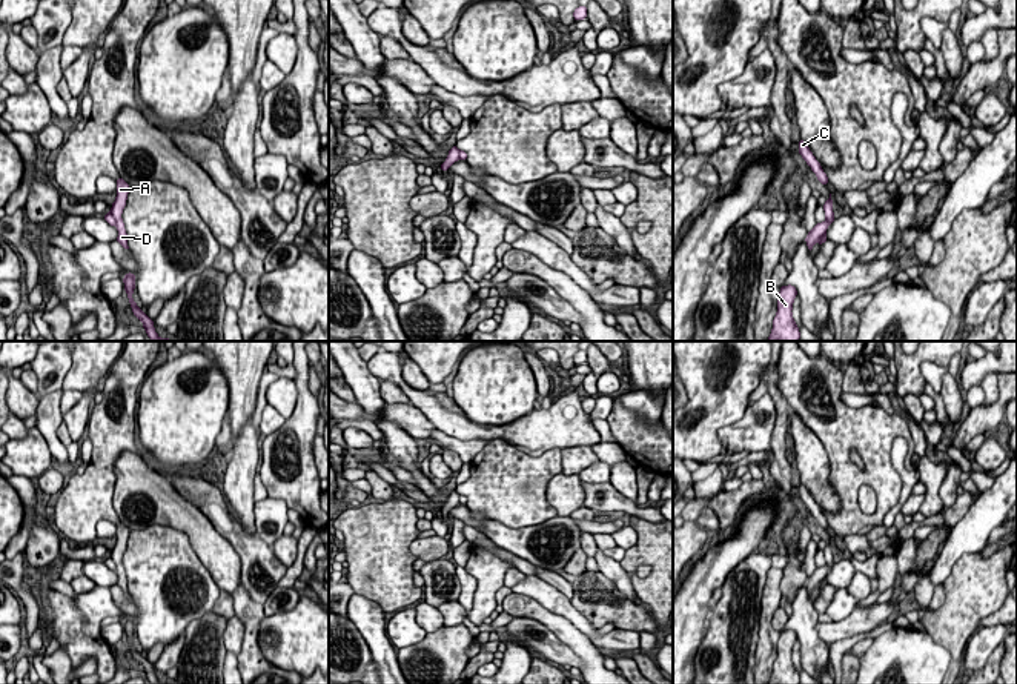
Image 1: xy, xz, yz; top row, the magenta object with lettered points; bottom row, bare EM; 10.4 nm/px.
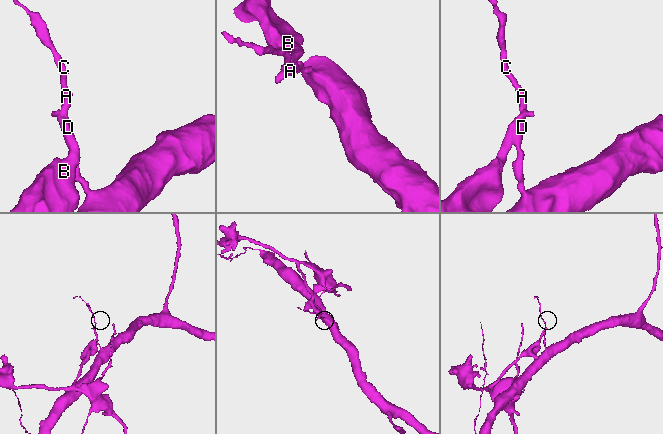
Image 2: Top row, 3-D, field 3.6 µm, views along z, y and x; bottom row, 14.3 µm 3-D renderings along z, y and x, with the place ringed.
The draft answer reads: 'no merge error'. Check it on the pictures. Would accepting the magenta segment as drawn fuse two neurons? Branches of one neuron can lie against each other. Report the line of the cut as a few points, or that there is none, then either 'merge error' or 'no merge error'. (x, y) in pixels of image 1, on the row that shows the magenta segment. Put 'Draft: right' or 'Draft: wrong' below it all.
cut in yz along (827, 217), (830, 223); merge error
Draft: wrong

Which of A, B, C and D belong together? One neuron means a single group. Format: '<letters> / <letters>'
A C D / B

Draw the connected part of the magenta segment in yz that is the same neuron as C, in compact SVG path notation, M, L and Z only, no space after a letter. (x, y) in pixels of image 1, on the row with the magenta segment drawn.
M800 138L799 141L799 154L802 155L802 158L807 161L807 164L811 168L811 171L816 174L817 181L820 181L823 186L828 184L828 177L823 172L820 163L816 160L816 157L813 155L813 152L810 151L810 148L807 146L807 143Z

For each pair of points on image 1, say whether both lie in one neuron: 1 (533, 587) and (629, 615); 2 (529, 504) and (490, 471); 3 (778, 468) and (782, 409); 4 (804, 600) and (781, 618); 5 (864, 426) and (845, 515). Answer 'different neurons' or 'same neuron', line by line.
1: different neurons
2: same neuron
3: same neuron
4: different neurons
5: same neuron

